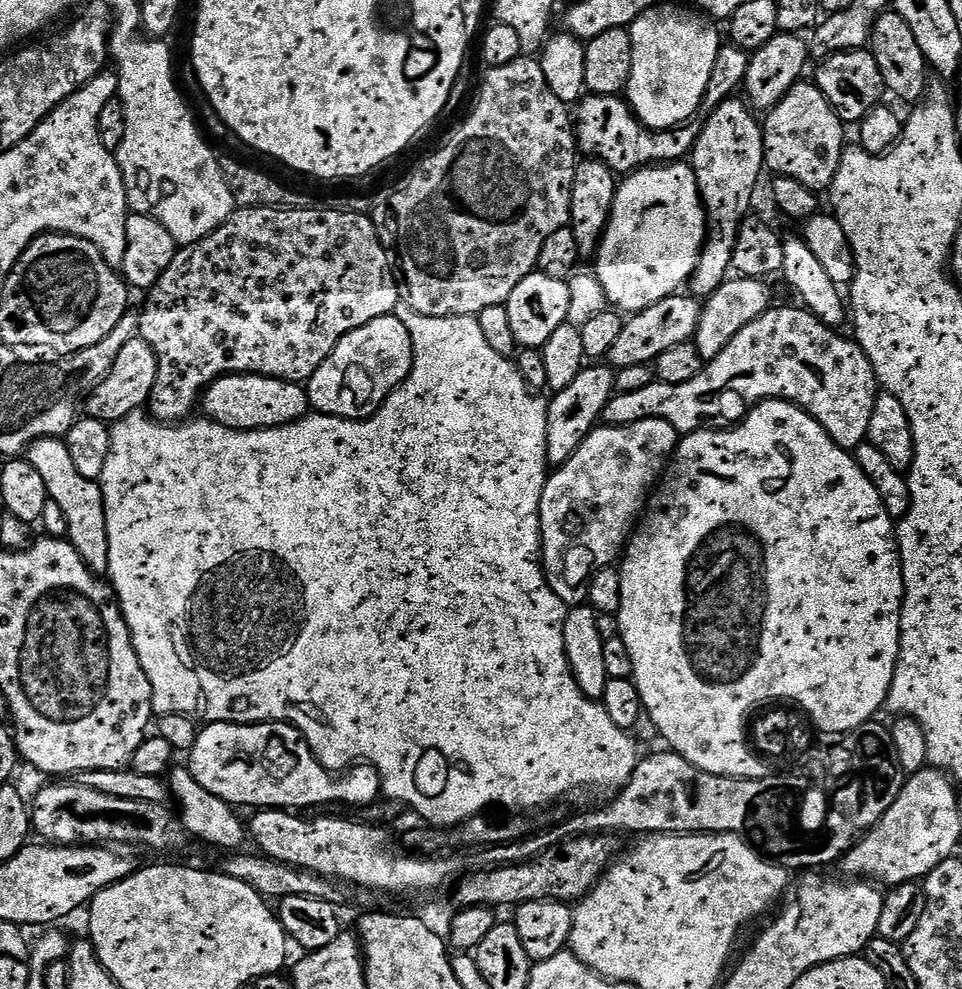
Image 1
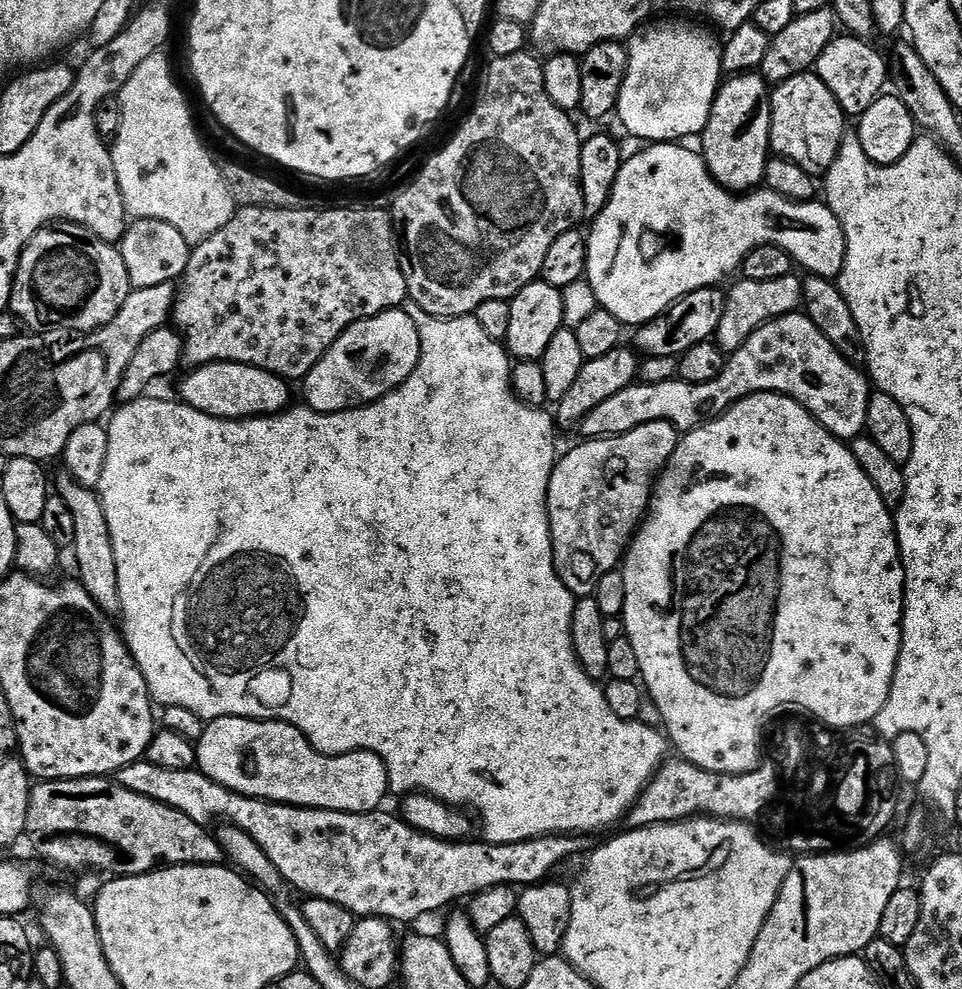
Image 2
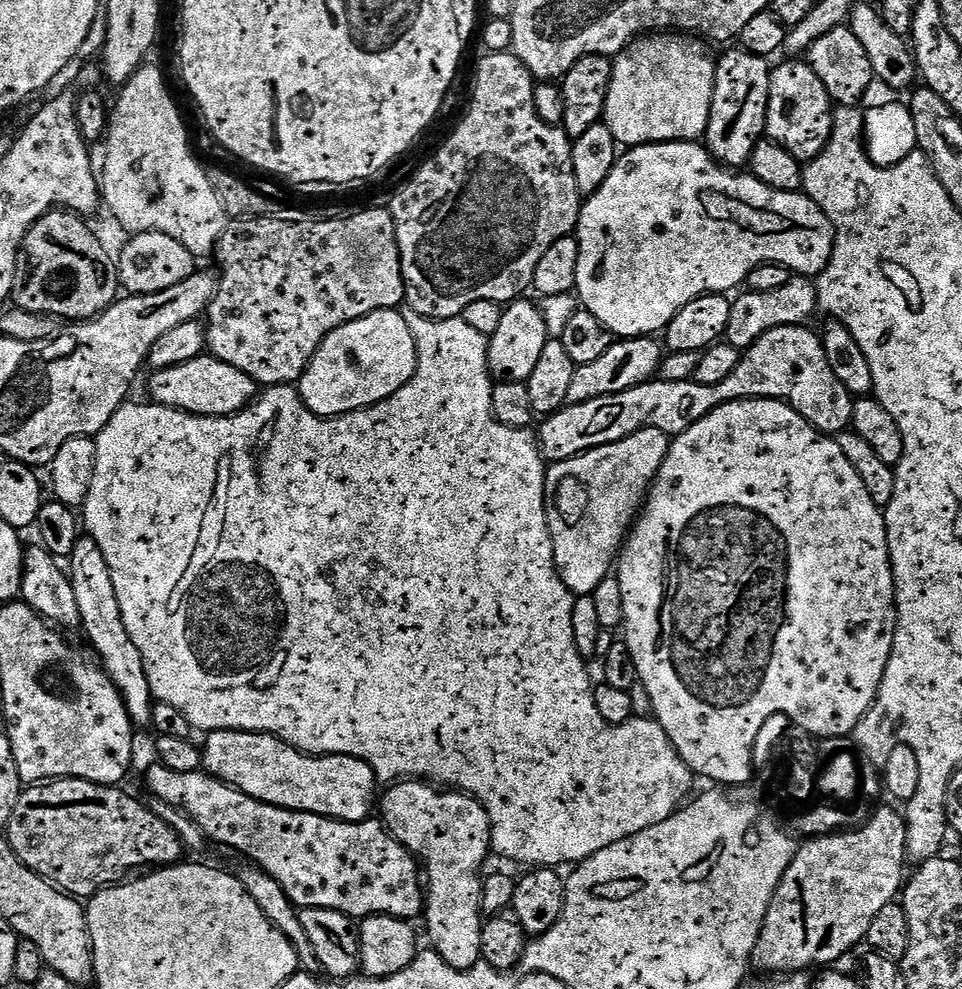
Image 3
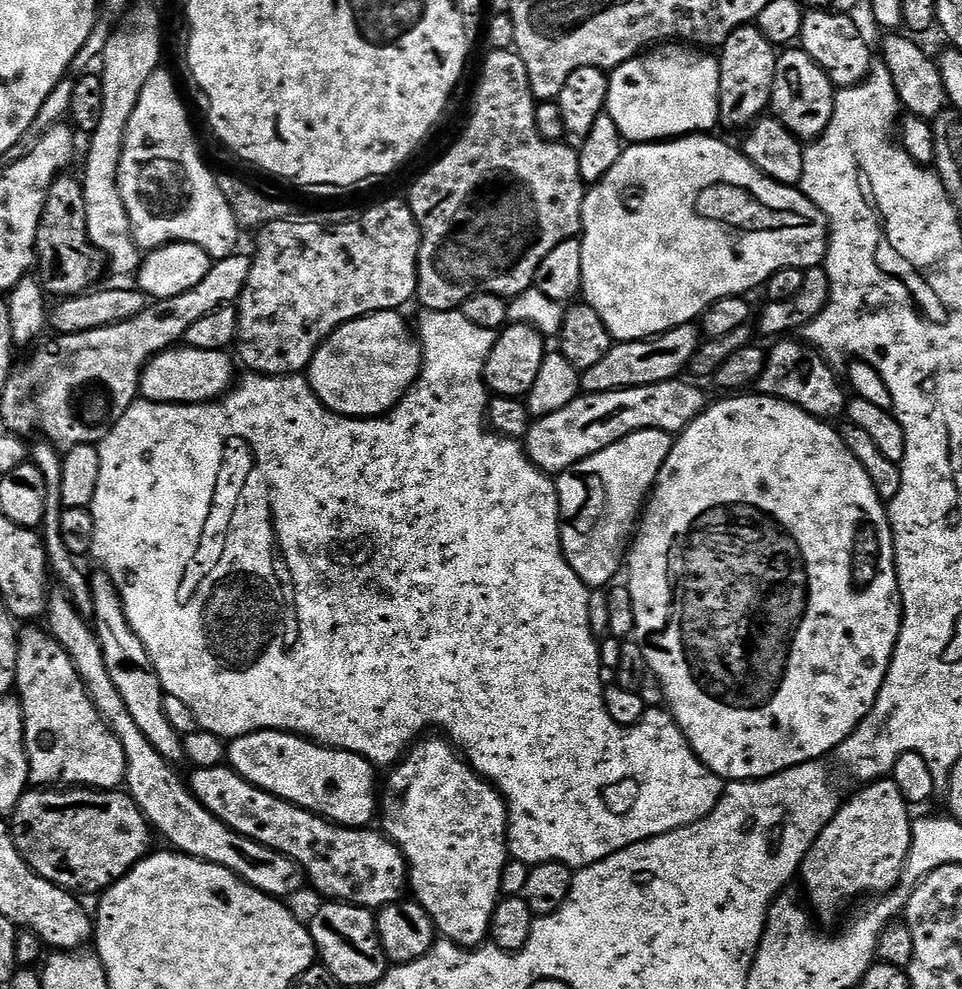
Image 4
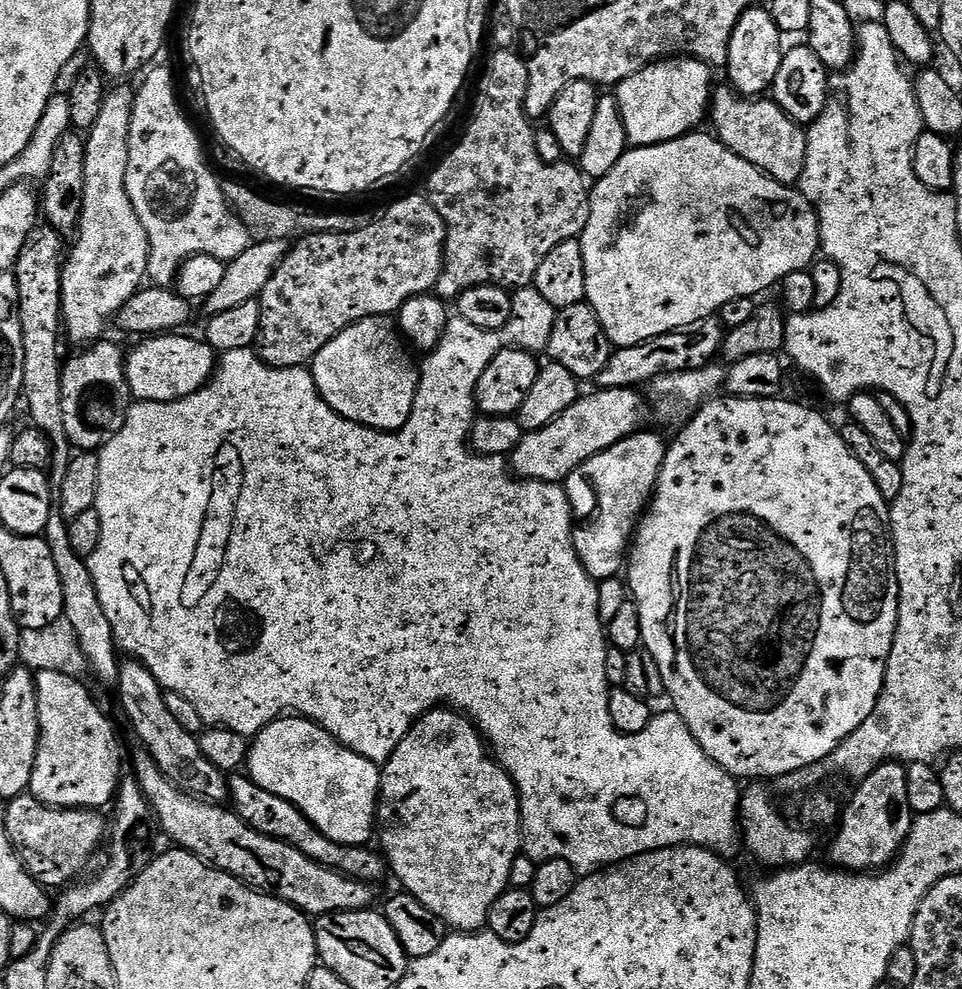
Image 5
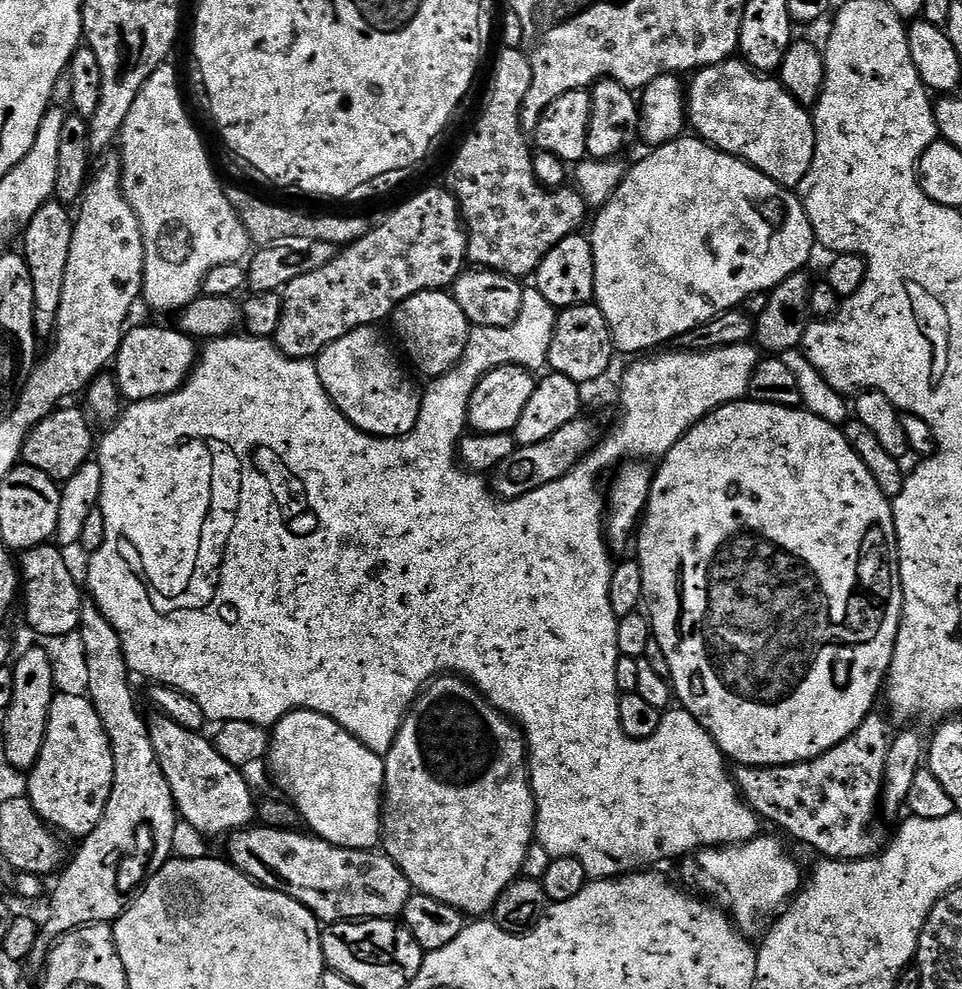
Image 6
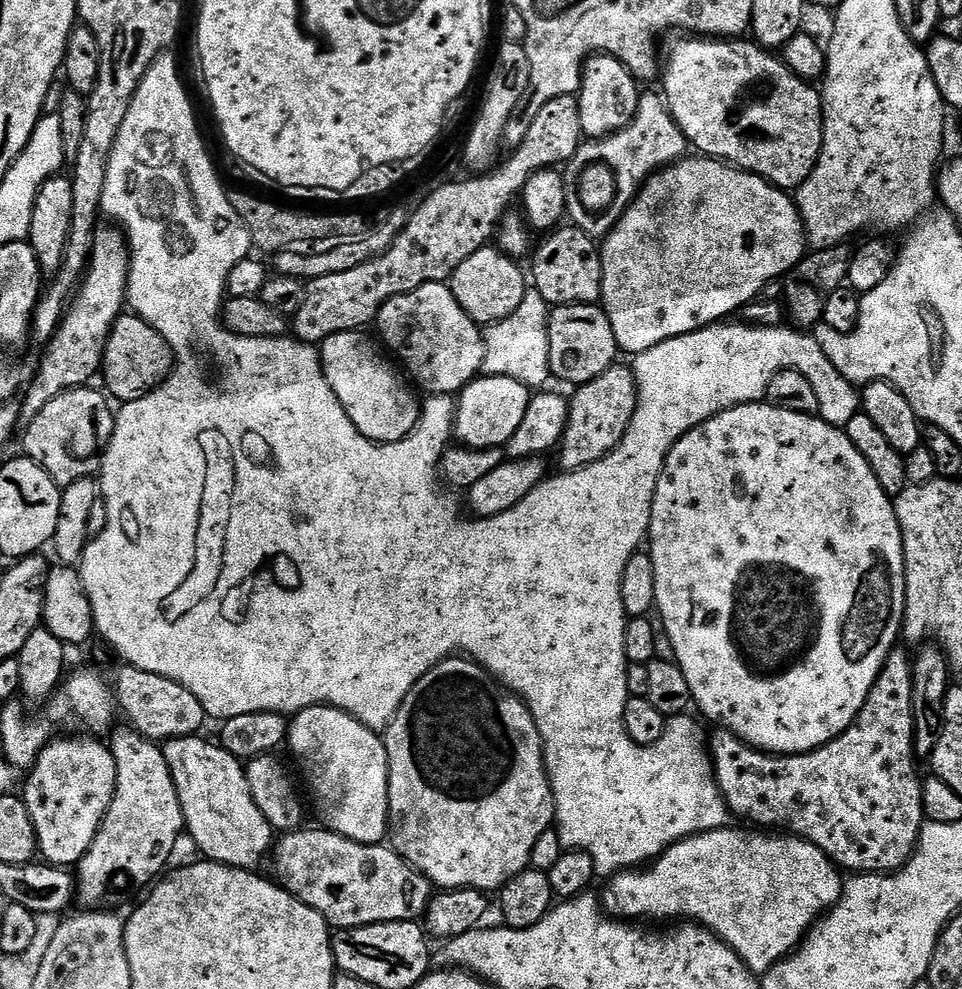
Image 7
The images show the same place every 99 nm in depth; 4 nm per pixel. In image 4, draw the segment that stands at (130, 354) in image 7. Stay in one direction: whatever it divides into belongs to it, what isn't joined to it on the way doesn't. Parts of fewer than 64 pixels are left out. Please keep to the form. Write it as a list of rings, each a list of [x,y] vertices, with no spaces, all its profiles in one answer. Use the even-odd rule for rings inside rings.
[[[173,346],[152,357],[140,373],[139,395],[153,404],[206,404],[215,402],[233,387],[232,360],[227,351]]]

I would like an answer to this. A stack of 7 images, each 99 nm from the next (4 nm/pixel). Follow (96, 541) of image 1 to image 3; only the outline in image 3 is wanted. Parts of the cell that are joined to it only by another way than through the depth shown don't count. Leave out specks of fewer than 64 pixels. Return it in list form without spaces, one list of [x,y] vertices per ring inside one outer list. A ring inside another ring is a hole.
[[[82,538],[77,542],[70,563],[72,563],[70,575],[74,586],[74,598],[78,598],[82,630],[88,634],[89,640],[100,654],[99,659],[102,661],[104,671],[116,683],[116,689],[123,697],[133,723],[138,726],[151,725],[154,697],[150,690],[142,654],[138,654],[138,646],[134,646],[126,630],[110,566],[106,564],[106,558],[102,556],[100,547],[91,538]]]

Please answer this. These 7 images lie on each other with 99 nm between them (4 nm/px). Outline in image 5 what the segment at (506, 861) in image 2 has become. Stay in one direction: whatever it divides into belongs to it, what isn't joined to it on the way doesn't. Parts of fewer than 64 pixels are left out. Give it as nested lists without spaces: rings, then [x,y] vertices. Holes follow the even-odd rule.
[[[233,775],[228,782],[228,794],[231,807],[236,815],[242,818],[242,822],[246,822],[254,830],[270,838],[281,840],[302,850],[306,858],[327,868],[333,868],[335,872],[342,872],[345,876],[352,876],[356,880],[377,882],[376,880],[383,878],[384,872],[386,876],[386,860],[379,851],[371,852],[371,847],[368,846],[339,844],[326,838],[326,834],[322,834],[297,808],[290,802],[286,802],[286,798],[278,798],[278,794],[270,794],[270,790],[262,790],[262,786],[254,783],[251,776]]]

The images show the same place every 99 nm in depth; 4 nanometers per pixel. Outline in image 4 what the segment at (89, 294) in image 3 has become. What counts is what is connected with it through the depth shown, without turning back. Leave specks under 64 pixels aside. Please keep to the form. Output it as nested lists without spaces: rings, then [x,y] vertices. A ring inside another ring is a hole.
[[[69,174],[57,175],[48,188],[48,197],[44,199],[44,210],[40,214],[40,222],[34,228],[34,252],[38,257],[38,276],[49,293],[57,292],[57,297],[72,297],[83,293],[100,275],[106,272],[106,257],[99,248],[92,245],[86,222],[86,198],[84,185]]]

